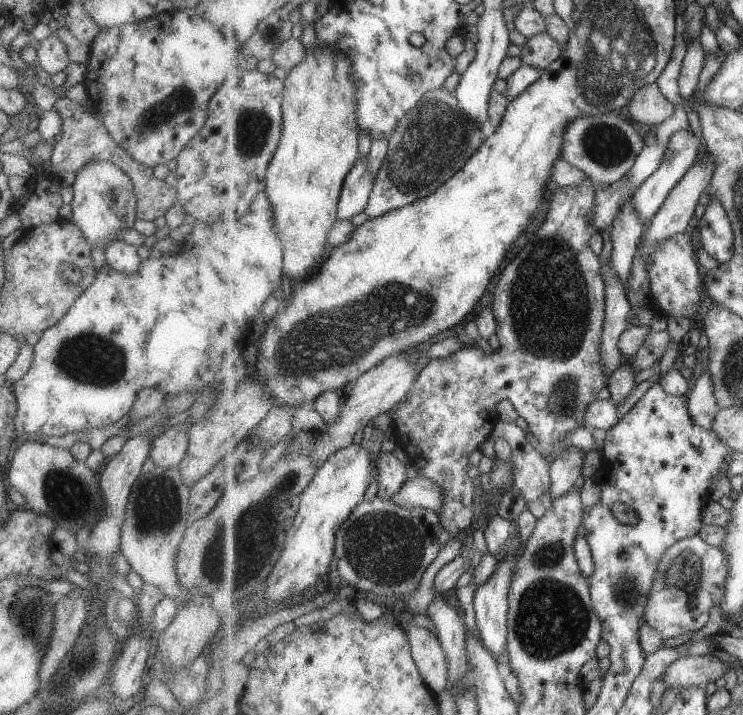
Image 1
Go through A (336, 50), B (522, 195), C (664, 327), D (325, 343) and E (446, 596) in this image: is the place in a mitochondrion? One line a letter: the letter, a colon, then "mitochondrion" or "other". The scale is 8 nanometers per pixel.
A: other
B: other
C: other
D: mitochondrion
E: other

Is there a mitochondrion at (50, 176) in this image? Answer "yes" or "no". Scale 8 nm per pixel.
no

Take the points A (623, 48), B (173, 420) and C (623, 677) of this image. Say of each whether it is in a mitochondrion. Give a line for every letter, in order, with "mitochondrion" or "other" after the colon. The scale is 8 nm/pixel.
A: mitochondrion
B: other
C: other

